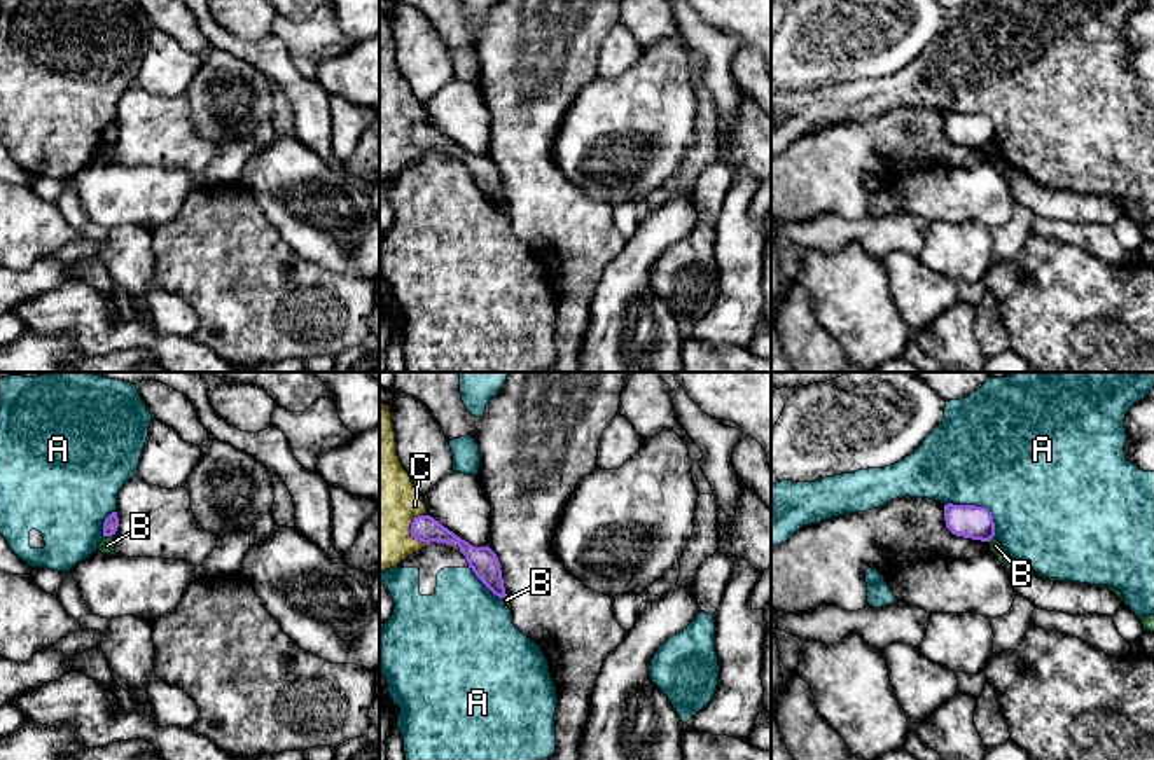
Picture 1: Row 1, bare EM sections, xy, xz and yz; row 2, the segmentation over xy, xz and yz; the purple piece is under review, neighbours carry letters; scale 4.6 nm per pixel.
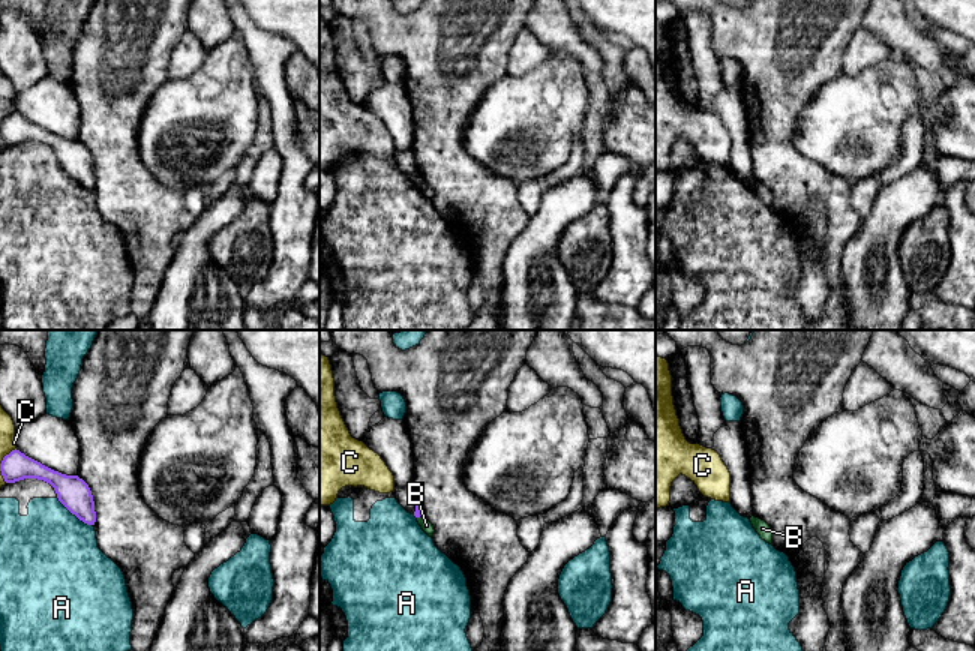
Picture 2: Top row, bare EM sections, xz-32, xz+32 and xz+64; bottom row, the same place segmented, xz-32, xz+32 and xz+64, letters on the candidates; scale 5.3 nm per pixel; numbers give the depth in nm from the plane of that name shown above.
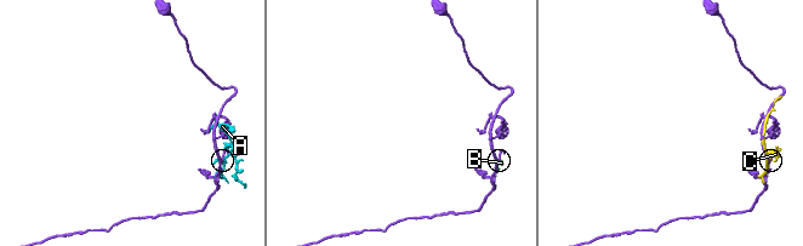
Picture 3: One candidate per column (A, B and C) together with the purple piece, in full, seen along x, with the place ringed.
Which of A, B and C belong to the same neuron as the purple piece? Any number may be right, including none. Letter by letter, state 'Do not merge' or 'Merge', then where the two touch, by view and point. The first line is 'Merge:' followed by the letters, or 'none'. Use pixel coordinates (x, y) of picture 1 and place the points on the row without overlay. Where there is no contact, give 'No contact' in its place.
Merge: none
A: Do not merge. Touches purple at yz (980, 116)
B: Do not merge. Touches purple at xy (109, 144)
C: Do not merge. Touches purple at xz (410, 138)

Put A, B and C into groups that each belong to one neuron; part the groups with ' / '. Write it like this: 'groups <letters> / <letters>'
groups A / B / C

